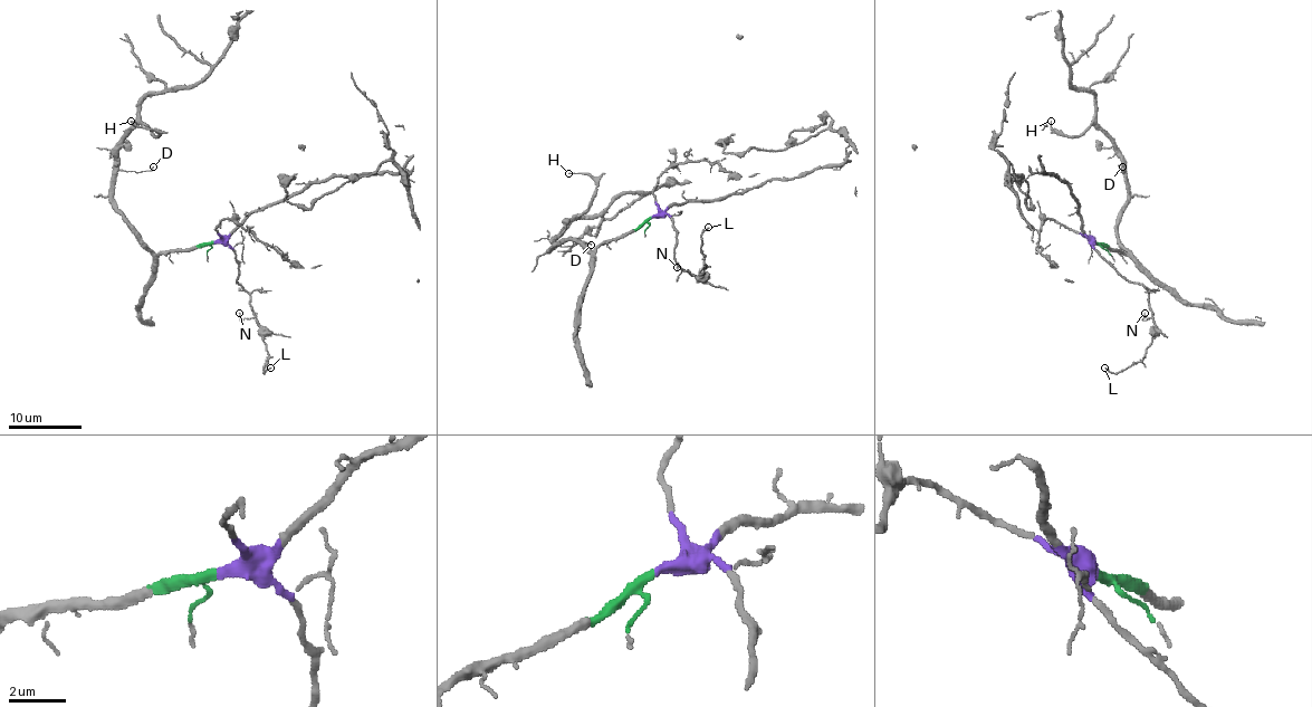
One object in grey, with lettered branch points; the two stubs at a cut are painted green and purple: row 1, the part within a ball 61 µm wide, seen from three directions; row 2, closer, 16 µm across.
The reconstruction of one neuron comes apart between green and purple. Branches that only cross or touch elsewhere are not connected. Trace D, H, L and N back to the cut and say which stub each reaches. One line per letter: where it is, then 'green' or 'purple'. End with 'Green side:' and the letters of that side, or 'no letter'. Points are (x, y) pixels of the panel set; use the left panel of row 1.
D: (153, 166) | green
H: (131, 121) | green
L: (270, 368) | purple
N: (239, 313) | purple
Green side: D, H

